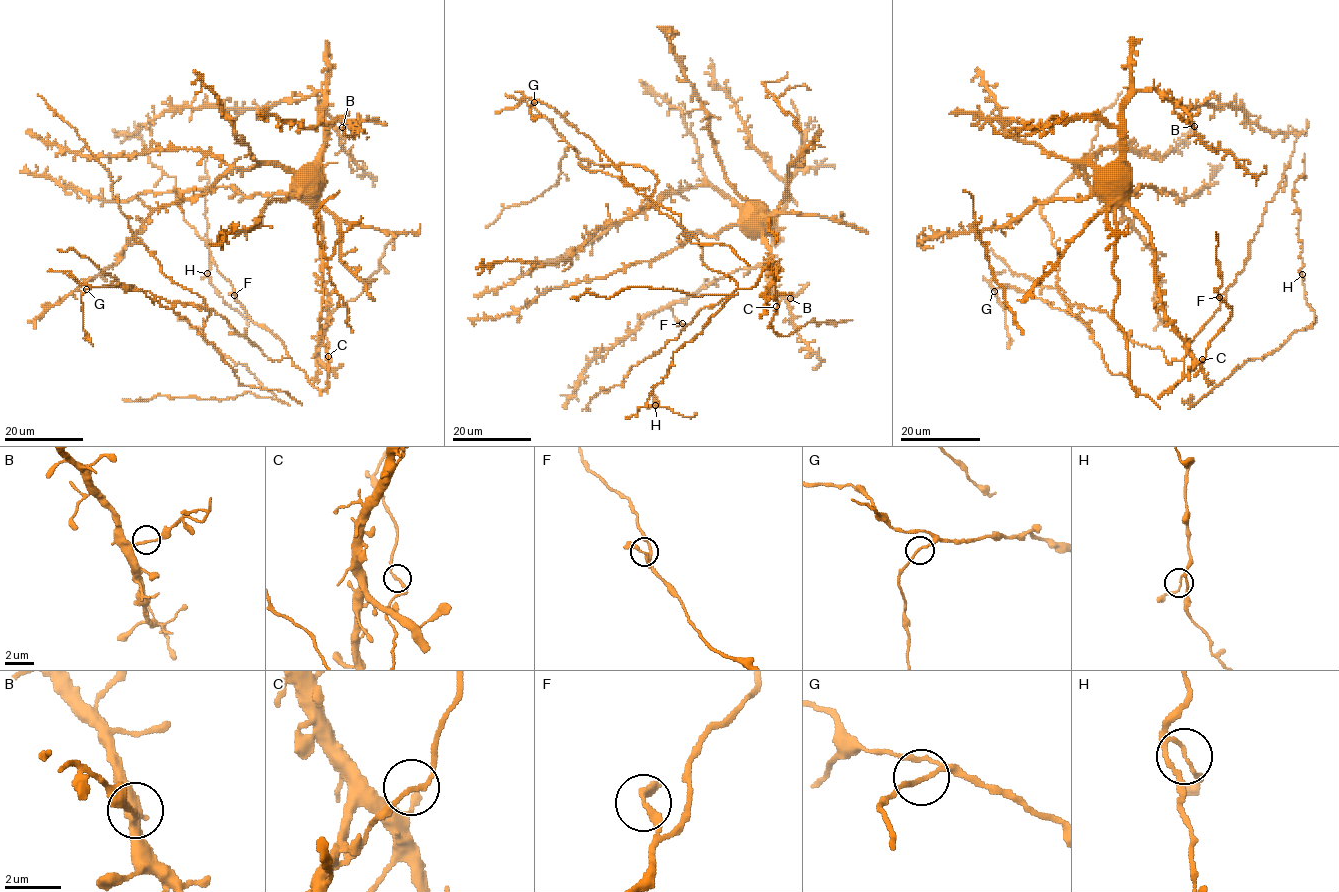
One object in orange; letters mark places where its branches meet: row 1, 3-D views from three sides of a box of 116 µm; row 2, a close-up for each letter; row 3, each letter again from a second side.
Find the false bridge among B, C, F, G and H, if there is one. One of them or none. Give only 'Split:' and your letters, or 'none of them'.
Split: B

